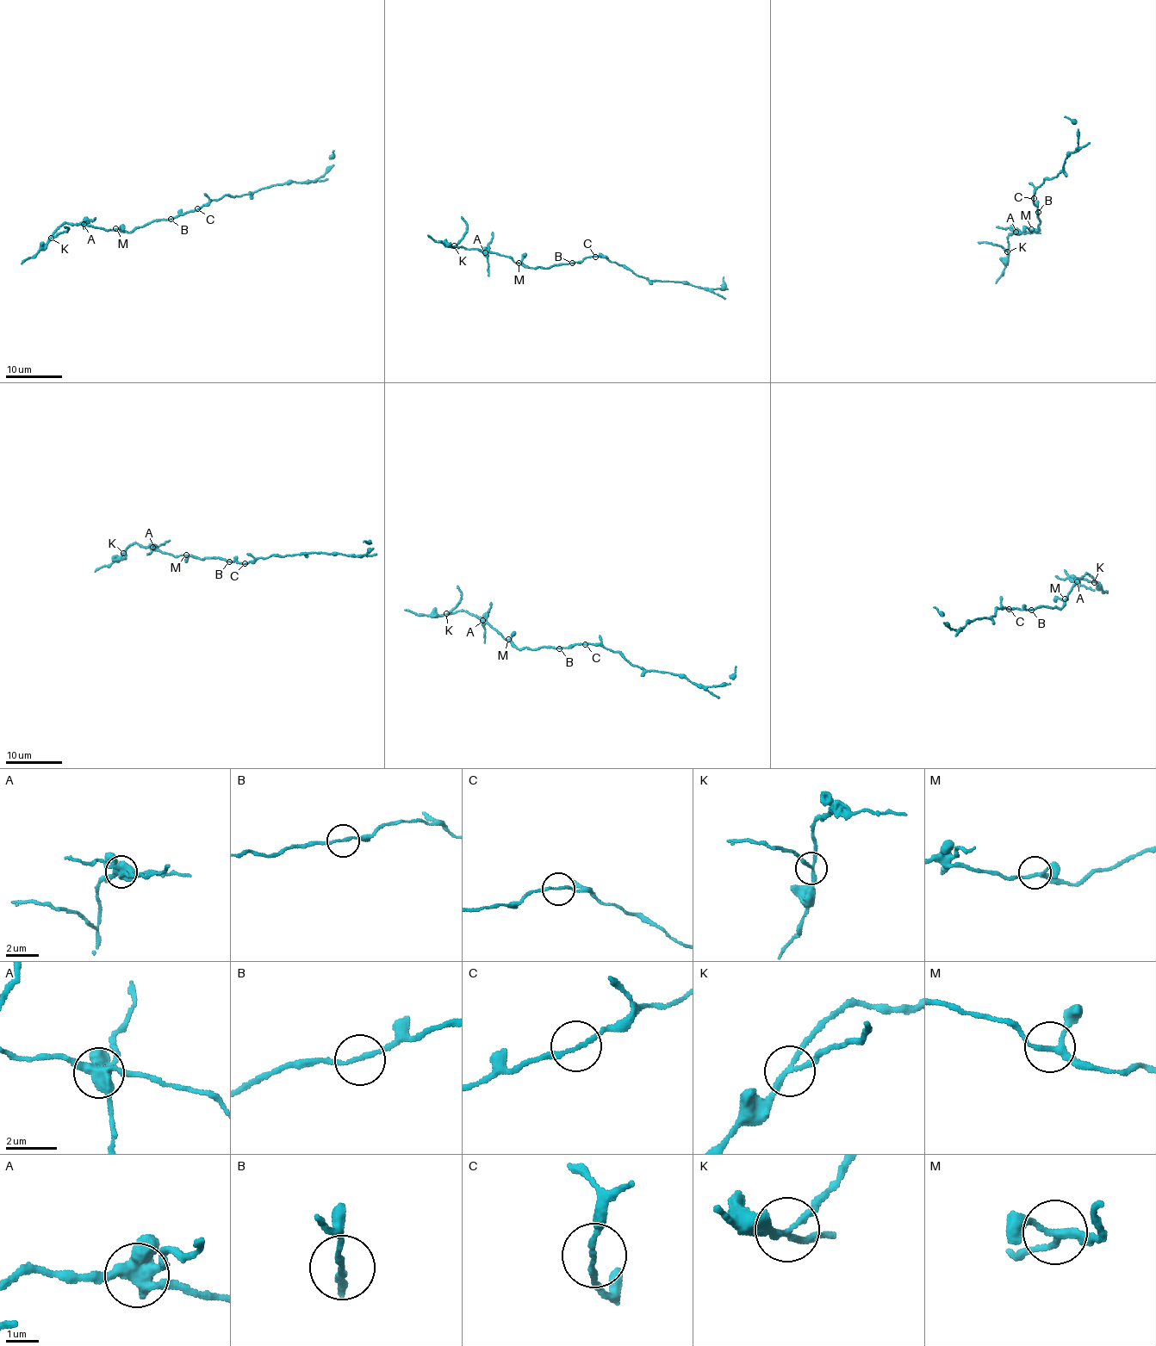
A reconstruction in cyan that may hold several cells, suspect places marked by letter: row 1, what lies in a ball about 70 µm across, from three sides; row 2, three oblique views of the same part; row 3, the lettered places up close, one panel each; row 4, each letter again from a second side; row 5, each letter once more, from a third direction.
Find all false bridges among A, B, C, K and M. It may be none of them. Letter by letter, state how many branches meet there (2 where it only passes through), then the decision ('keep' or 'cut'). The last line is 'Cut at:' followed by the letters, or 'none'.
A: branches 4; cut
B: branches 2; keep
C: branches 2; cut
K: branches 3; cut
M: branches 3; keep
Cut at: A, C, K

